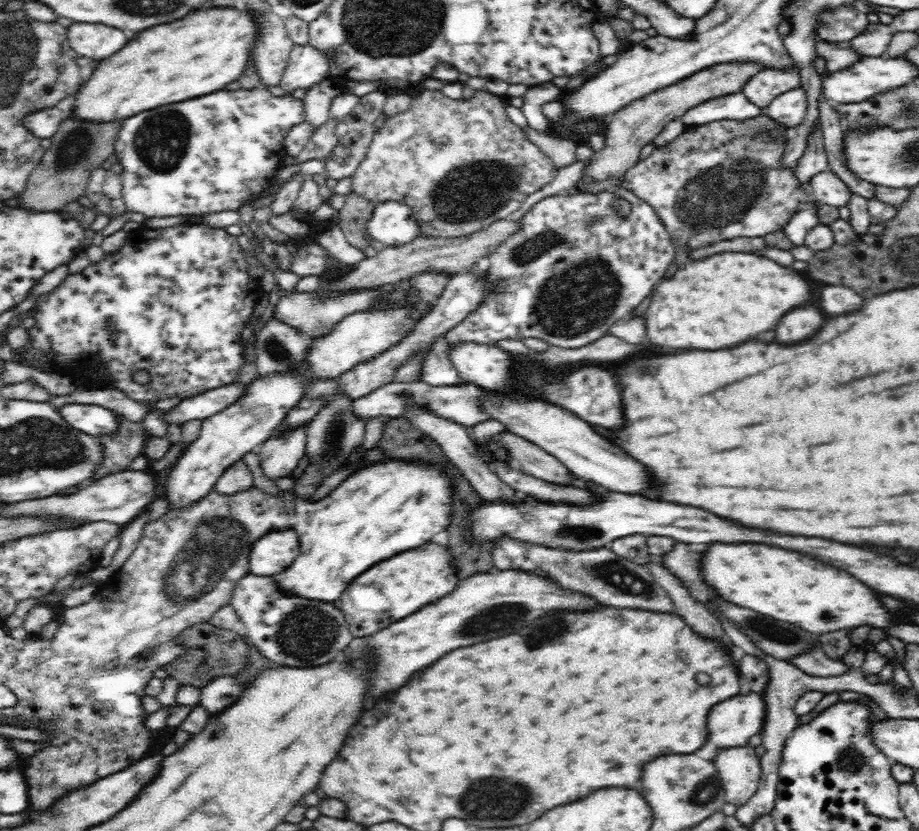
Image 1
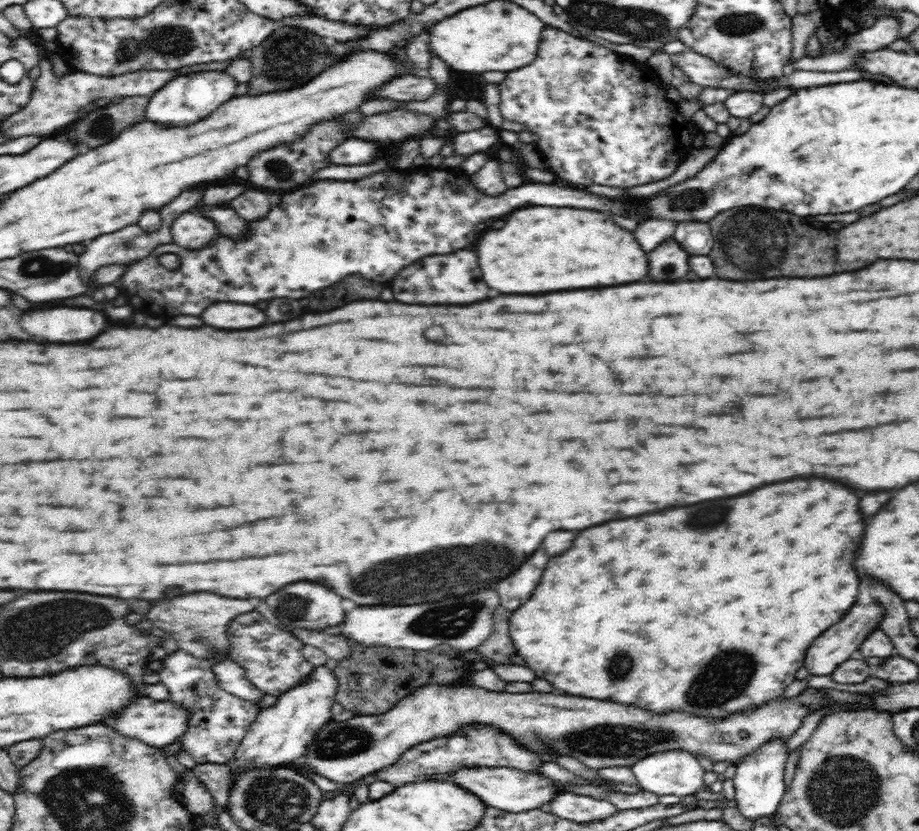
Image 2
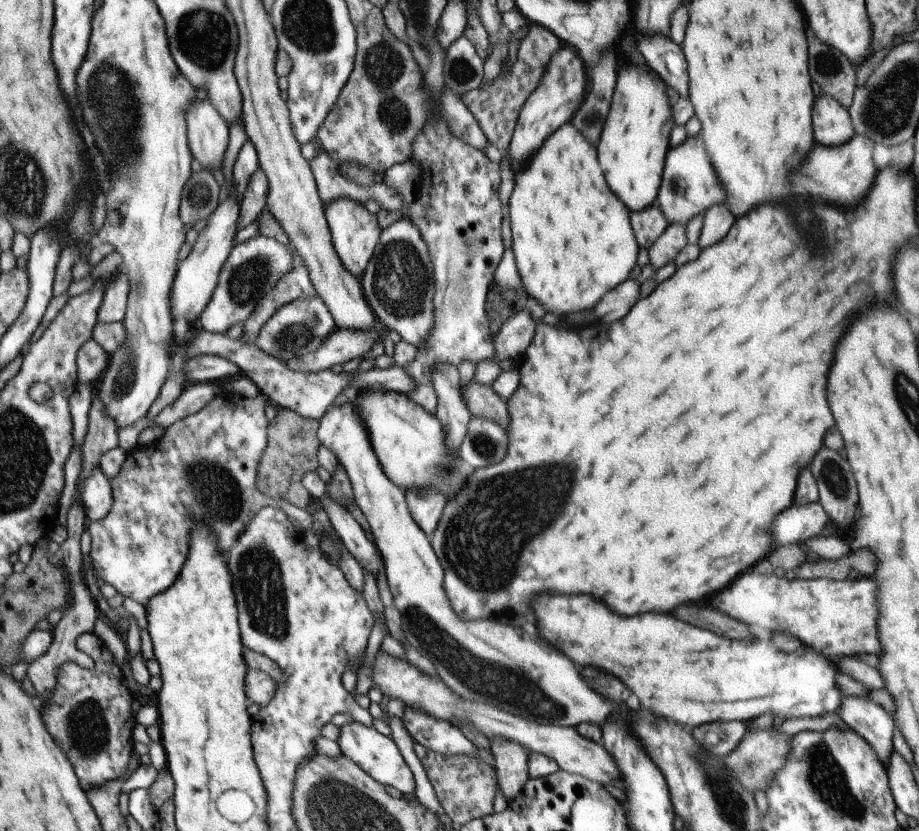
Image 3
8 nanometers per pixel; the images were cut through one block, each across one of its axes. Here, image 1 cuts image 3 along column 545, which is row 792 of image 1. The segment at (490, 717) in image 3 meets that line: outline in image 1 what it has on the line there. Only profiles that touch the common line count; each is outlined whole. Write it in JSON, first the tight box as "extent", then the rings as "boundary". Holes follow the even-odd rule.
{"extent":[716,748,762,806],"boundary":[[[732,748],[718,752],[716,768],[722,778],[727,803],[742,806],[758,792],[762,765],[760,757],[752,748]]]}

